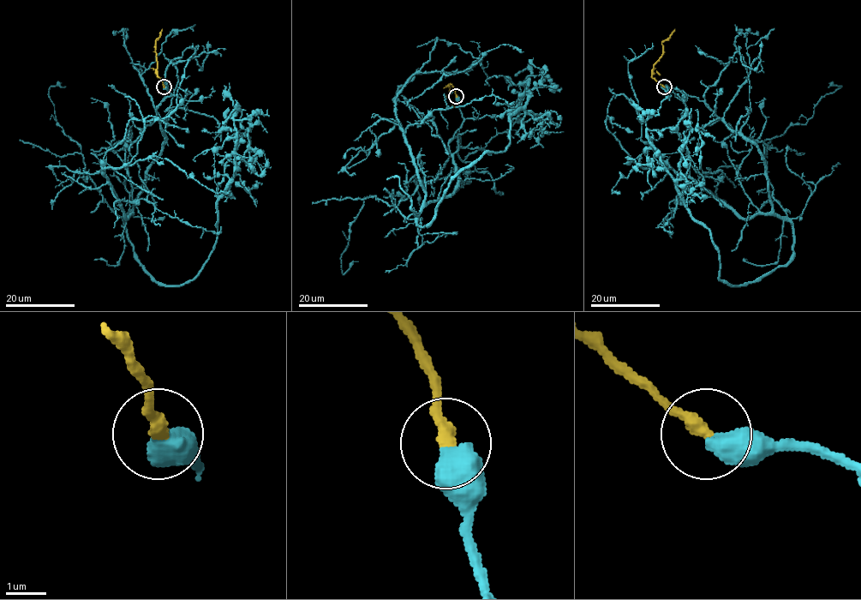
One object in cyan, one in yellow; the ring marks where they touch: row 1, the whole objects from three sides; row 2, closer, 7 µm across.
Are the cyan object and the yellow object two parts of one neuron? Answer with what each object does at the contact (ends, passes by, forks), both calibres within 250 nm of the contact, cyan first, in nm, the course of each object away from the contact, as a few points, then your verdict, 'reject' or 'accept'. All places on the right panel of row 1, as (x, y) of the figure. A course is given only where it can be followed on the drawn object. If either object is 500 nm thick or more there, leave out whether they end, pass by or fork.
550 nm thick on the cyan side, 360 nm on the other; cyan runs (664, 86), (756, 146), (791, 223), (786, 264), (719, 278), (711, 232), (648, 139), (660, 83); yellow runs (663, 86), (652, 77), (653, 64), (662, 53), (661, 43), (675, 29); accept

